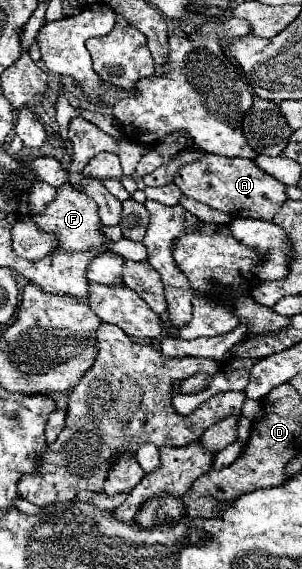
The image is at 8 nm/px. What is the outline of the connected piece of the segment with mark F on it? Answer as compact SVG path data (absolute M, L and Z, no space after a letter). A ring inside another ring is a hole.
M66 184L64 188L58 188L58 196L46 206L46 210L38 216L34 216L34 220L40 224L40 228L44 232L52 232L54 236L58 236L60 240L60 250L66 252L76 252L76 250L90 250L96 248L104 242L108 242L106 236L100 234L100 218L98 218L98 206L96 202L86 196L84 192L74 190L70 184Z

